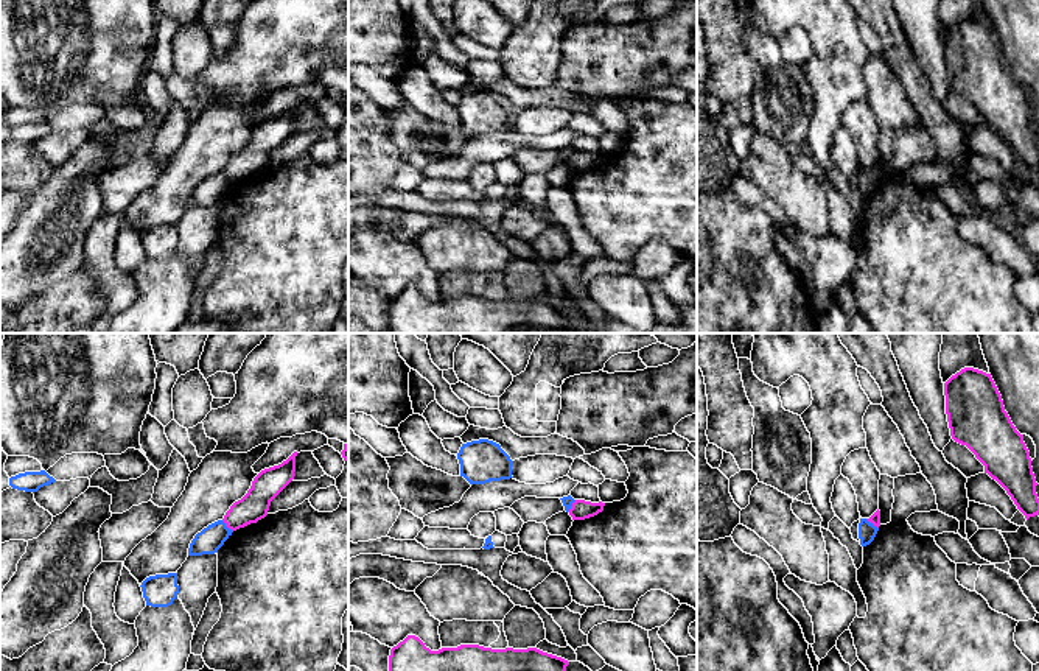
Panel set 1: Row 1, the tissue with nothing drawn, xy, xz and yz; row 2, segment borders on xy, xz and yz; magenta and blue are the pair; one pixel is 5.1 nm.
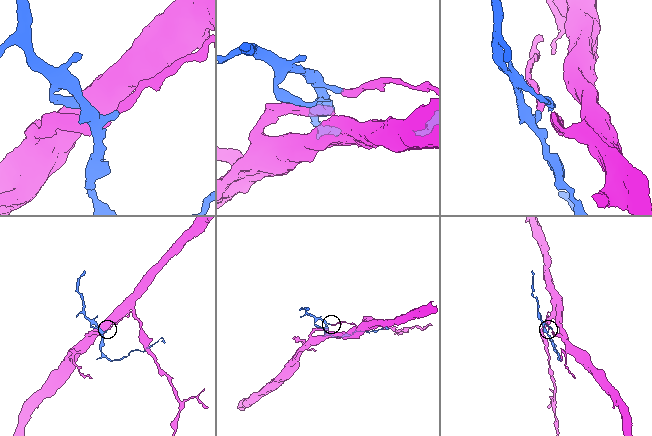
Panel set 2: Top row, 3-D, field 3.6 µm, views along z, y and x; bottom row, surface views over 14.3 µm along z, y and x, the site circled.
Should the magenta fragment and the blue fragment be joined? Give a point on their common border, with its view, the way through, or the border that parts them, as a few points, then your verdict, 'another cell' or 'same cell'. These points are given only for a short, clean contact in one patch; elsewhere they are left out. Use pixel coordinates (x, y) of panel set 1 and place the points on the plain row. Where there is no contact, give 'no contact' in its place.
meets magenta in xy at (227, 178); border along xy (221, 172), (232, 182); another cell

